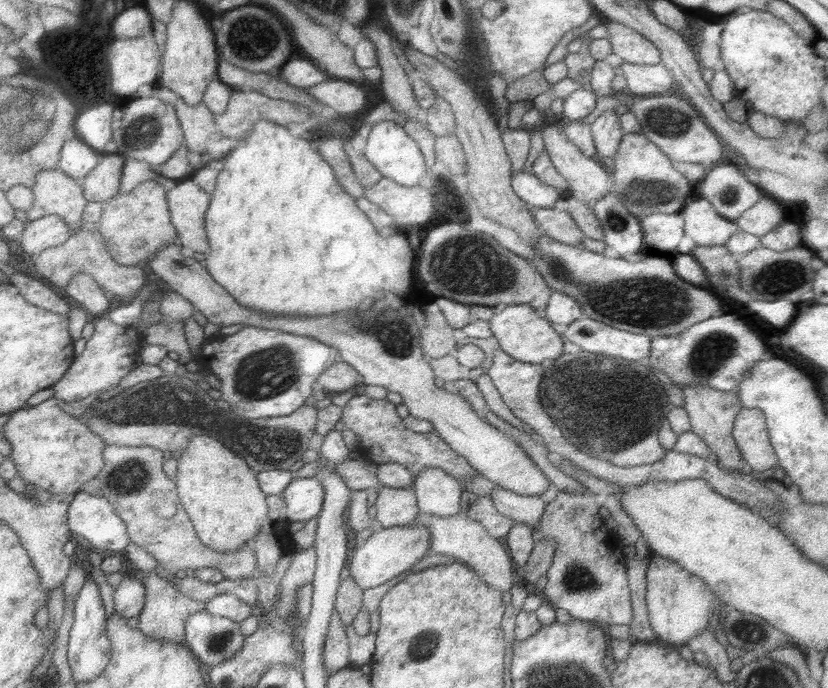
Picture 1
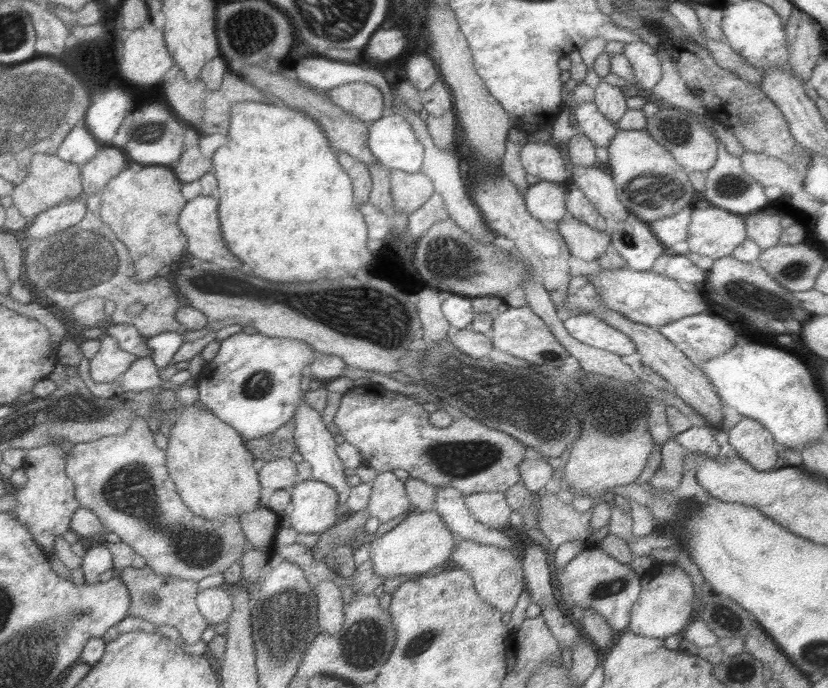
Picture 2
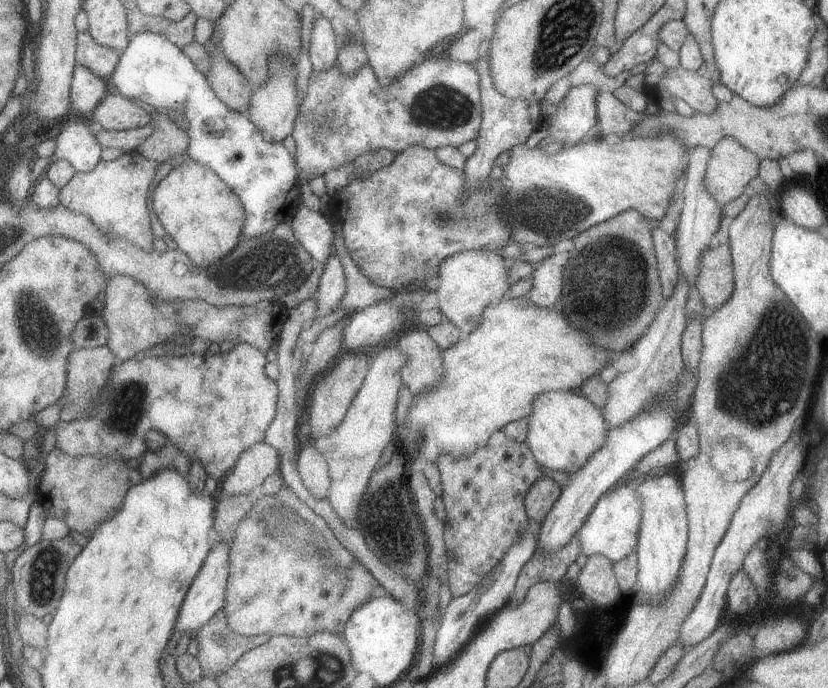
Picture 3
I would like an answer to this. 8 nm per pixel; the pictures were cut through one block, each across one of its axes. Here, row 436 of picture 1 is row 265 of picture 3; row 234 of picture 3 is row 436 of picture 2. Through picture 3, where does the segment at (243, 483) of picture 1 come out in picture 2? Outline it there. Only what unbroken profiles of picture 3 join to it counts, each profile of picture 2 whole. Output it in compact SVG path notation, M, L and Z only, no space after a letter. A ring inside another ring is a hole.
M201 404L185 406L185 410L173 414L171 418L171 434L167 442L167 470L177 488L181 502L195 514L207 520L223 520L229 516L237 516L241 512L253 512L263 504L265 492L259 484L259 464L255 462L253 454L245 450L245 440L225 422L221 422L213 412L203 412Z

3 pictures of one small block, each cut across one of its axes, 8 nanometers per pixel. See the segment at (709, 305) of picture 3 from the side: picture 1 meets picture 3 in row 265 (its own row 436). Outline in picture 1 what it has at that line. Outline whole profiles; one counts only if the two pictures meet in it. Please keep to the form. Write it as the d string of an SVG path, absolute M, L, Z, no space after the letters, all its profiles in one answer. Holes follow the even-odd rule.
M679 386L685 394L685 410L691 422L691 432L695 436L699 436L705 446L709 448L711 456L719 462L719 466L723 468L733 468L733 470L741 470L741 472L749 472L749 468L745 466L735 442L733 442L733 422L737 418L737 414L741 412L741 400L735 392L729 390L717 390L717 388L709 388L709 386Z

